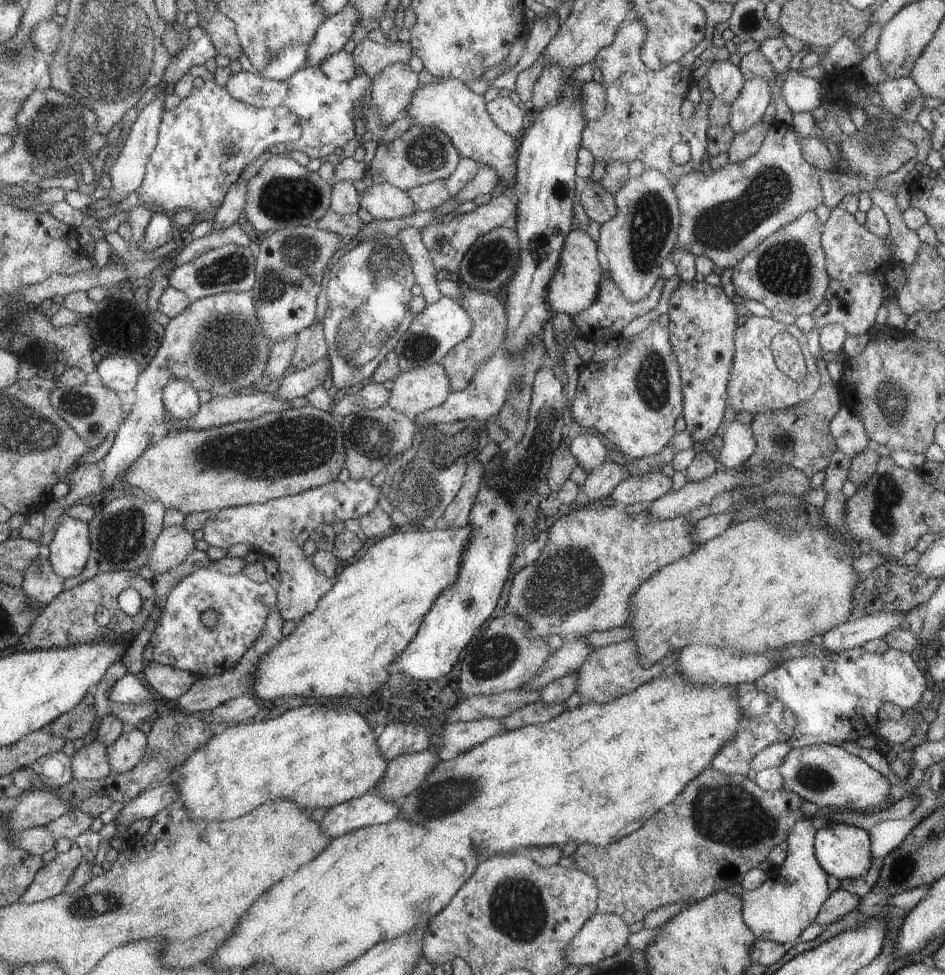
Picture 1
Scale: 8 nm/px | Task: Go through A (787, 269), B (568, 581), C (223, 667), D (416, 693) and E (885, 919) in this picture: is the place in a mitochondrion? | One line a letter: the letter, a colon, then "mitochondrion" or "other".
A: mitochondrion
B: mitochondrion
C: other
D: other
E: other

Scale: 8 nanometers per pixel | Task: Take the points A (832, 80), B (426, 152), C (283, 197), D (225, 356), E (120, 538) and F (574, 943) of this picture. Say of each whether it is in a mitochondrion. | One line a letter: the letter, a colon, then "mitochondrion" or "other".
A: other
B: mitochondrion
C: mitochondrion
D: mitochondrion
E: mitochondrion
F: other

